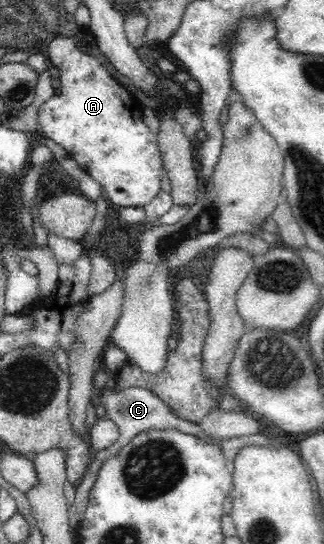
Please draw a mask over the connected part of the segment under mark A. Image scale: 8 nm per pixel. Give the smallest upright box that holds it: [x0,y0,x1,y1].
[26,37,164,208]

